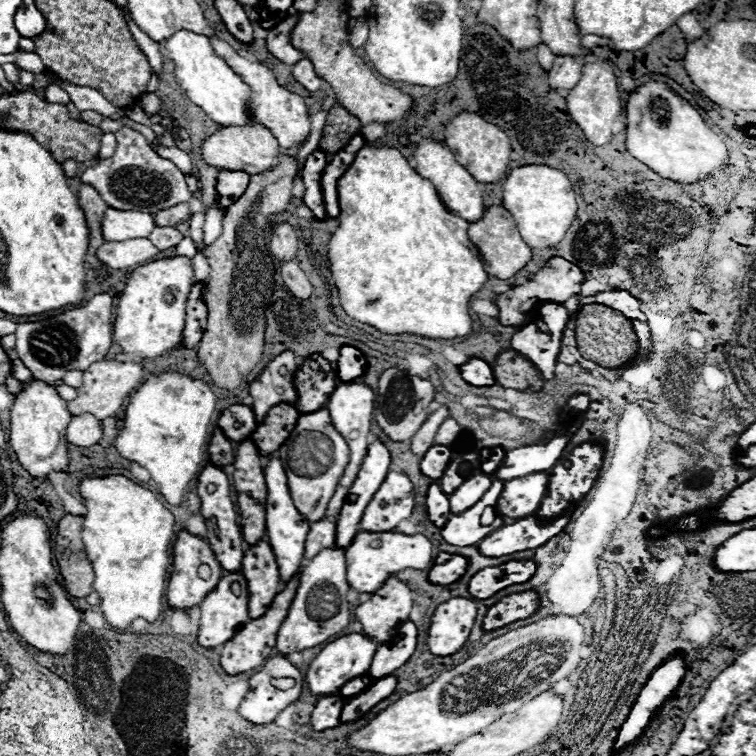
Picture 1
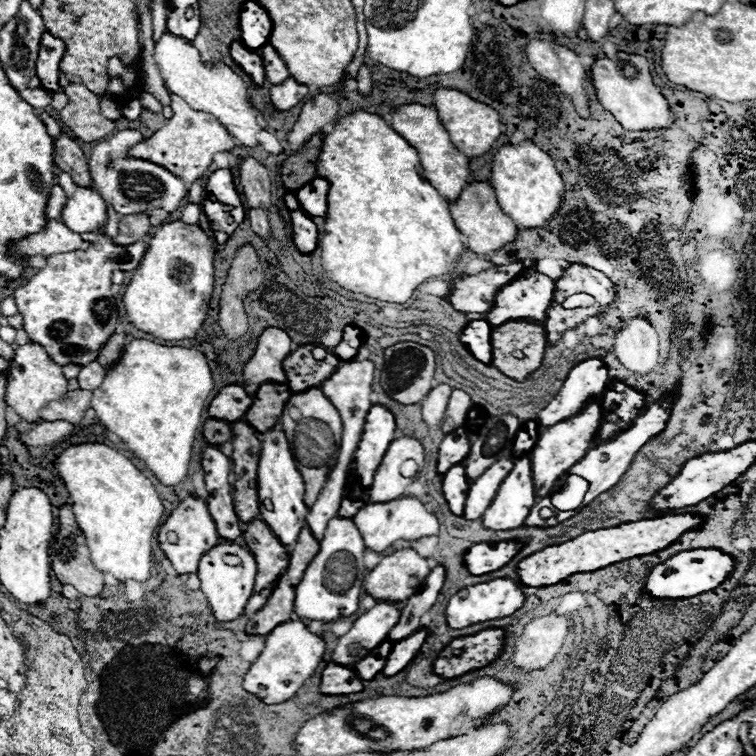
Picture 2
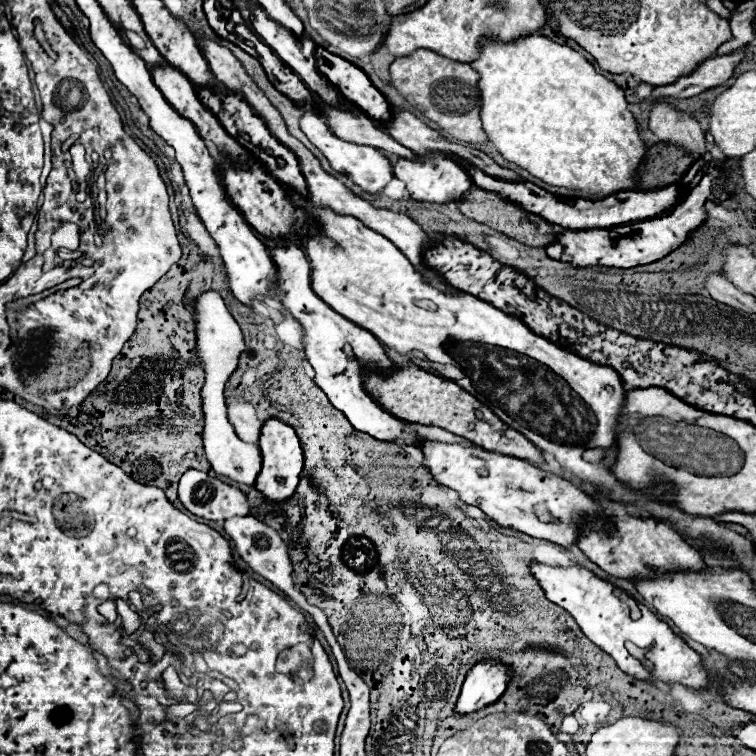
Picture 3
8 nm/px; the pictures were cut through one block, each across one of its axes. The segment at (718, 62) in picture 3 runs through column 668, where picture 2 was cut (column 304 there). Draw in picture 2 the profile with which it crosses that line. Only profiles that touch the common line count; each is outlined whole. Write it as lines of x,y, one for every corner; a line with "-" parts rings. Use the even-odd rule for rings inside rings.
288,78
282,84
270,88
270,100
278,110
290,110
298,102
302,102
302,98
306,98
308,92
310,90
306,84
298,84
294,78

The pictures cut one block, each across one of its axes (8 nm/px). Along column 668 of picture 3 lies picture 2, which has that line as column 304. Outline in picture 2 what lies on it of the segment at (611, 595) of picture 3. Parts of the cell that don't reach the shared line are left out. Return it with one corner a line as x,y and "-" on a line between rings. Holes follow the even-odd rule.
300,620
280,624
266,636
266,646
258,660
250,666
244,678
244,690
258,696
264,704
282,704
296,696
304,682
314,674
318,662
326,650
326,644
320,636
312,634

